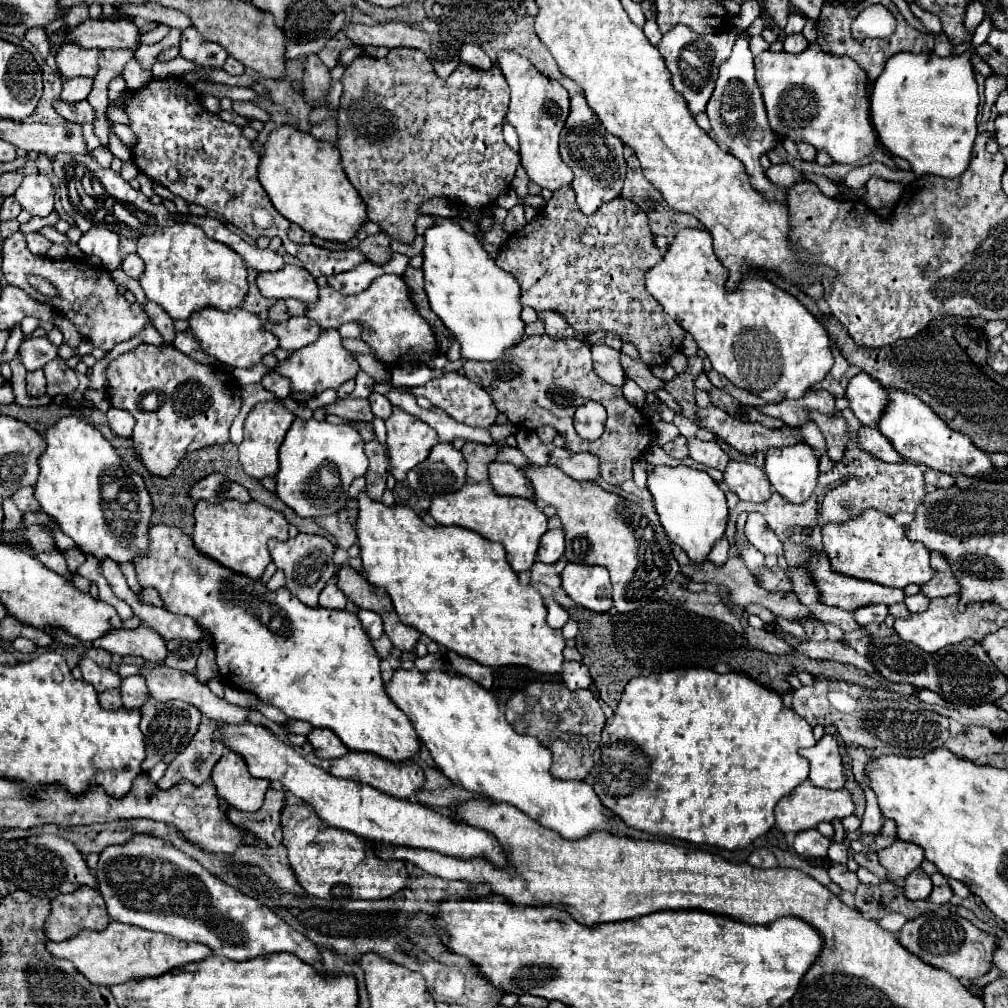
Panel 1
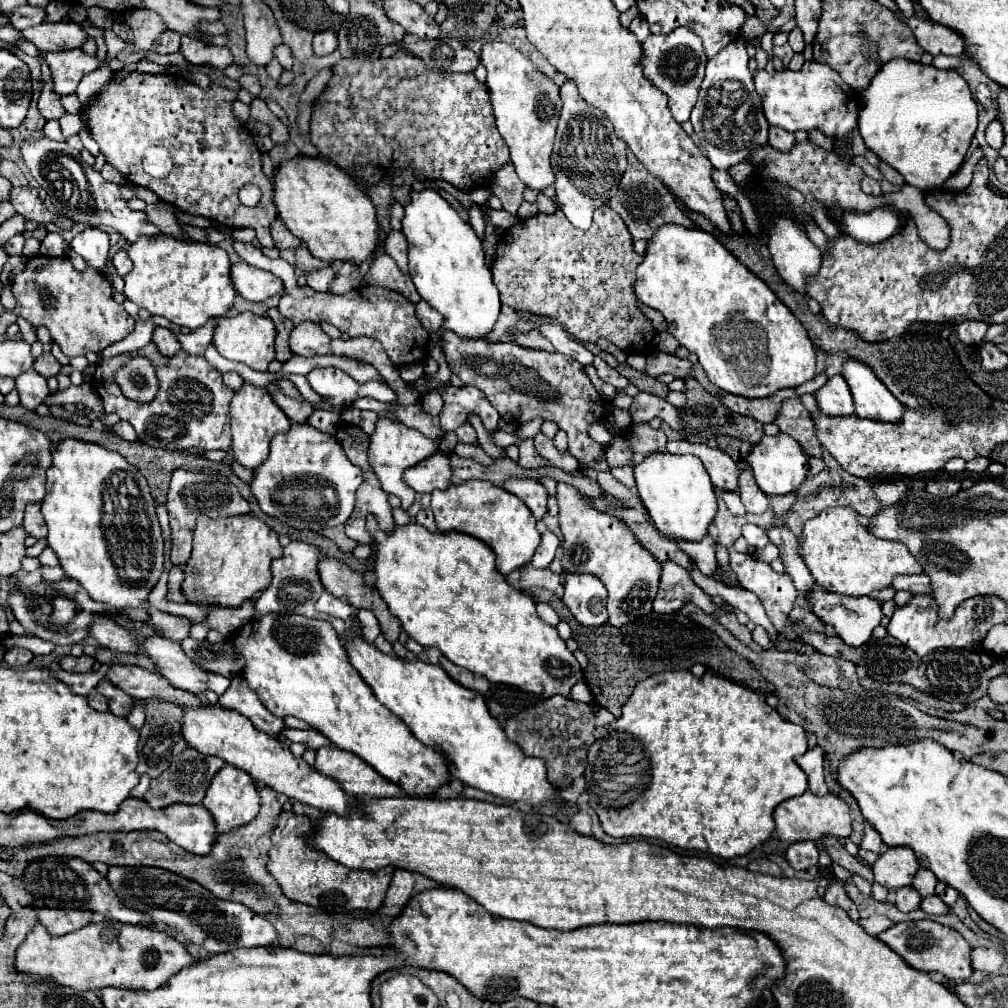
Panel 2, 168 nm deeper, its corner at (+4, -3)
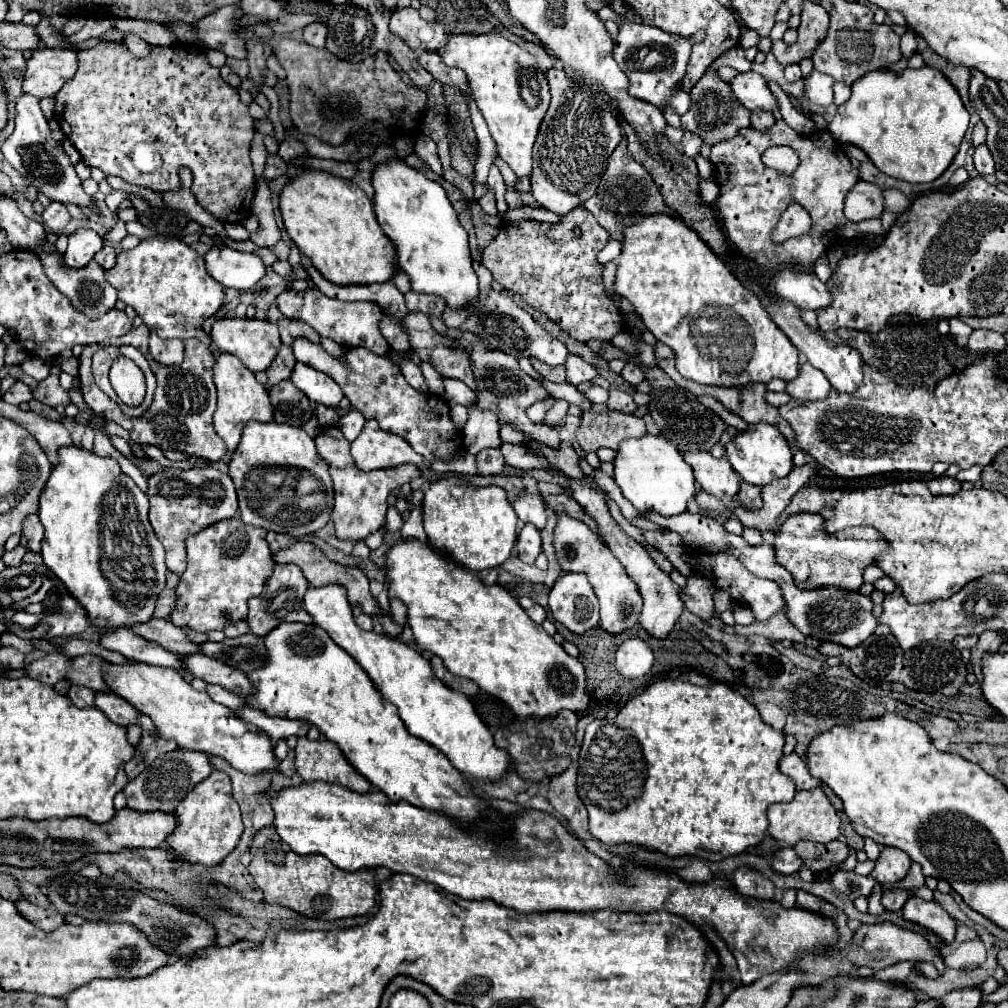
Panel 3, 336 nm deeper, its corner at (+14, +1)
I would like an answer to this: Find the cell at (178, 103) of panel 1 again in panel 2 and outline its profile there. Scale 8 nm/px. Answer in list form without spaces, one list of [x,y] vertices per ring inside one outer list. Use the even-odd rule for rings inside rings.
[[[130,72],[120,84],[110,84],[102,88],[86,108],[86,124],[92,132],[92,138],[100,144],[100,152],[106,156],[106,162],[112,164],[126,180],[136,186],[144,186],[160,196],[160,200],[190,212],[206,216],[228,228],[252,228],[262,246],[274,248],[270,226],[276,220],[276,210],[272,204],[272,182],[262,172],[260,150],[250,132],[232,116],[230,104],[236,100],[234,90],[220,88],[216,82],[210,82],[210,90],[204,92],[198,86],[182,80],[180,74],[140,74]],[[244,184],[256,184],[262,190],[258,206],[248,208],[240,204],[238,190]]]

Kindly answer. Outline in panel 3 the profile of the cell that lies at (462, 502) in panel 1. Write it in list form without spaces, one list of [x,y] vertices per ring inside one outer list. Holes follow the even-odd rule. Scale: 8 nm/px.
[[[456,476],[436,480],[424,492],[422,512],[428,544],[436,552],[452,558],[468,570],[486,570],[500,566],[512,554],[512,548],[516,544],[518,516],[506,498],[506,492],[498,486],[462,486],[460,478]],[[452,488],[460,492],[460,498],[452,494]]]

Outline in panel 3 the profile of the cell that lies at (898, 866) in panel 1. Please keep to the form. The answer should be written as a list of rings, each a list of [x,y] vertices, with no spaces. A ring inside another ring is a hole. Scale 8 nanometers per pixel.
[[[884,848],[880,858],[876,860],[876,868],[872,870],[872,876],[880,884],[894,884],[902,880],[910,870],[910,856],[898,848]]]

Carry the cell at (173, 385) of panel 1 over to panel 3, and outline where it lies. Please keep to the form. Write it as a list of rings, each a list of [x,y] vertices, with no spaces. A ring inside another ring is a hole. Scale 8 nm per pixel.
[[[190,338],[186,358],[178,366],[164,366],[152,360],[150,356],[150,368],[156,374],[158,388],[152,406],[146,410],[146,414],[140,420],[128,420],[120,412],[120,407],[94,384],[90,370],[92,352],[94,352],[92,346],[84,346],[80,356],[80,376],[78,376],[84,400],[92,408],[92,412],[100,414],[104,420],[112,420],[122,428],[126,428],[130,432],[130,438],[138,444],[154,444],[160,450],[178,450],[182,454],[204,458],[210,462],[218,462],[226,454],[226,444],[212,426],[212,416],[216,410],[216,388],[212,382],[214,356],[210,354],[206,344],[202,344],[196,338]]]

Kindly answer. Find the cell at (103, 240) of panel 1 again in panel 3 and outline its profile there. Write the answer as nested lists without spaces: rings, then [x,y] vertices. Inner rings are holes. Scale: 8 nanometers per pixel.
[[[76,230],[68,238],[64,260],[70,268],[84,268],[102,246],[104,240],[94,230]]]

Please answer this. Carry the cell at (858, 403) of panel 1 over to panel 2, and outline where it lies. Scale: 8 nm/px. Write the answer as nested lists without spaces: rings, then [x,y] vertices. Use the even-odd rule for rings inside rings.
[[[832,376],[828,382],[814,394],[818,400],[818,406],[828,416],[840,416],[840,414],[854,414],[854,402],[852,392],[848,390],[848,382],[844,382],[844,376]]]

